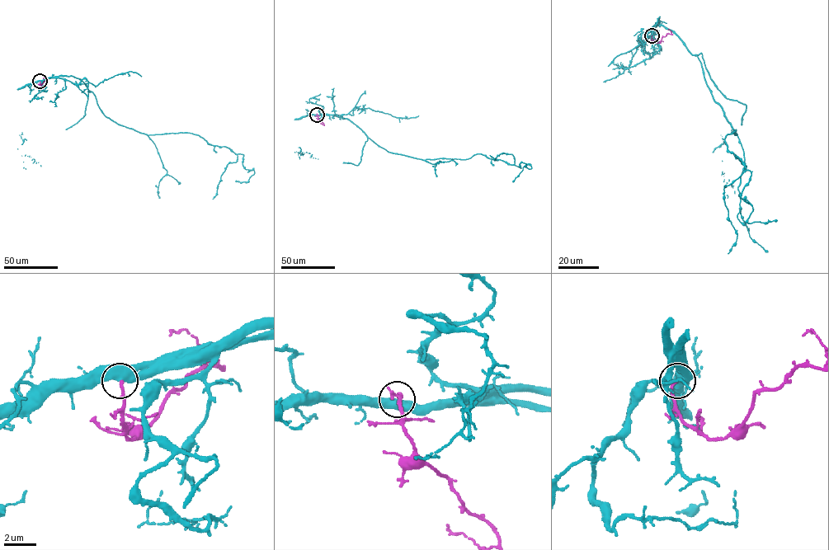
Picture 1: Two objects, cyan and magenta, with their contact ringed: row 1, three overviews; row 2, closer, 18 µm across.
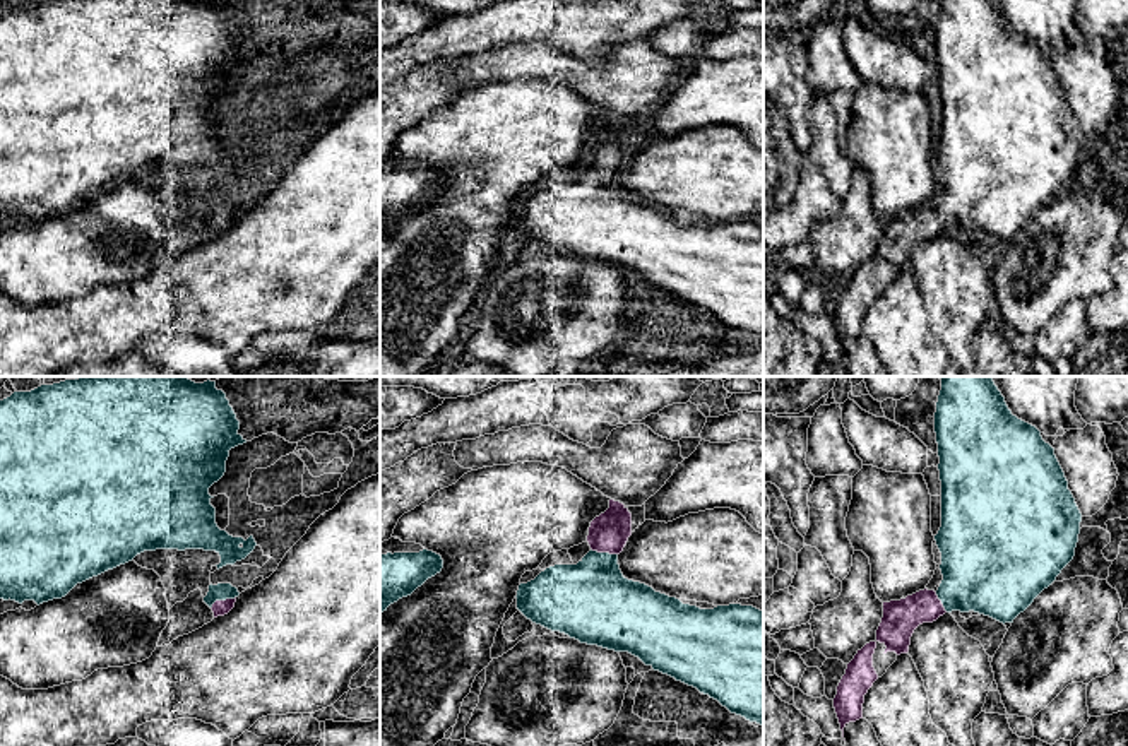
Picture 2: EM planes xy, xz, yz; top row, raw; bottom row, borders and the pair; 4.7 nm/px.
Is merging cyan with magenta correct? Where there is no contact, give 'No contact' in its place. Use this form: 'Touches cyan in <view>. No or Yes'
Touches cyan in xy. Yes

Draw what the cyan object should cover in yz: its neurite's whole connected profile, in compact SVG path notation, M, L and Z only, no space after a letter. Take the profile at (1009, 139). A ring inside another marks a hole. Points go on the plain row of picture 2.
M941 0L935 29L935 50L941 98L941 144L935 157L941 169L943 197L936 209L924 205L905 216L883 219L876 257L858 267L837 303L834 325L842 354L849 339L863 335L864 311L873 299L887 289L900 270L909 269L911 253L919 241L933 240L952 228L974 228L1003 241L1013 240L1075 173L1082 130L1068 106L1054 65L1042 56L1036 43L1012 31L994 0Z

